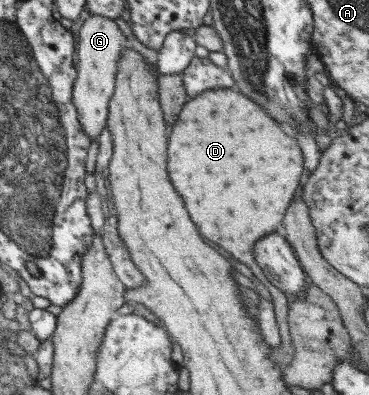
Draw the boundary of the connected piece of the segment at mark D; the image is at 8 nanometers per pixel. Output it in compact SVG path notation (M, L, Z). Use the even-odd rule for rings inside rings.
M226 88L220 90L208 90L190 100L180 114L180 120L176 122L172 130L170 140L170 166L168 172L172 176L172 184L176 184L176 190L184 196L188 210L192 212L192 220L196 220L196 226L200 232L211 242L221 247L234 259L250 269L252 275L258 279L268 290L275 322L278 327L281 345L270 349L270 359L284 370L288 369L295 361L296 348L292 340L288 325L289 298L278 288L272 285L258 265L255 259L256 242L268 234L278 230L278 224L284 222L284 216L291 208L294 194L298 192L298 186L302 182L305 168L305 154L296 136L288 136L282 130L272 116L264 112L256 102L248 100L248 96L240 92L232 92Z

